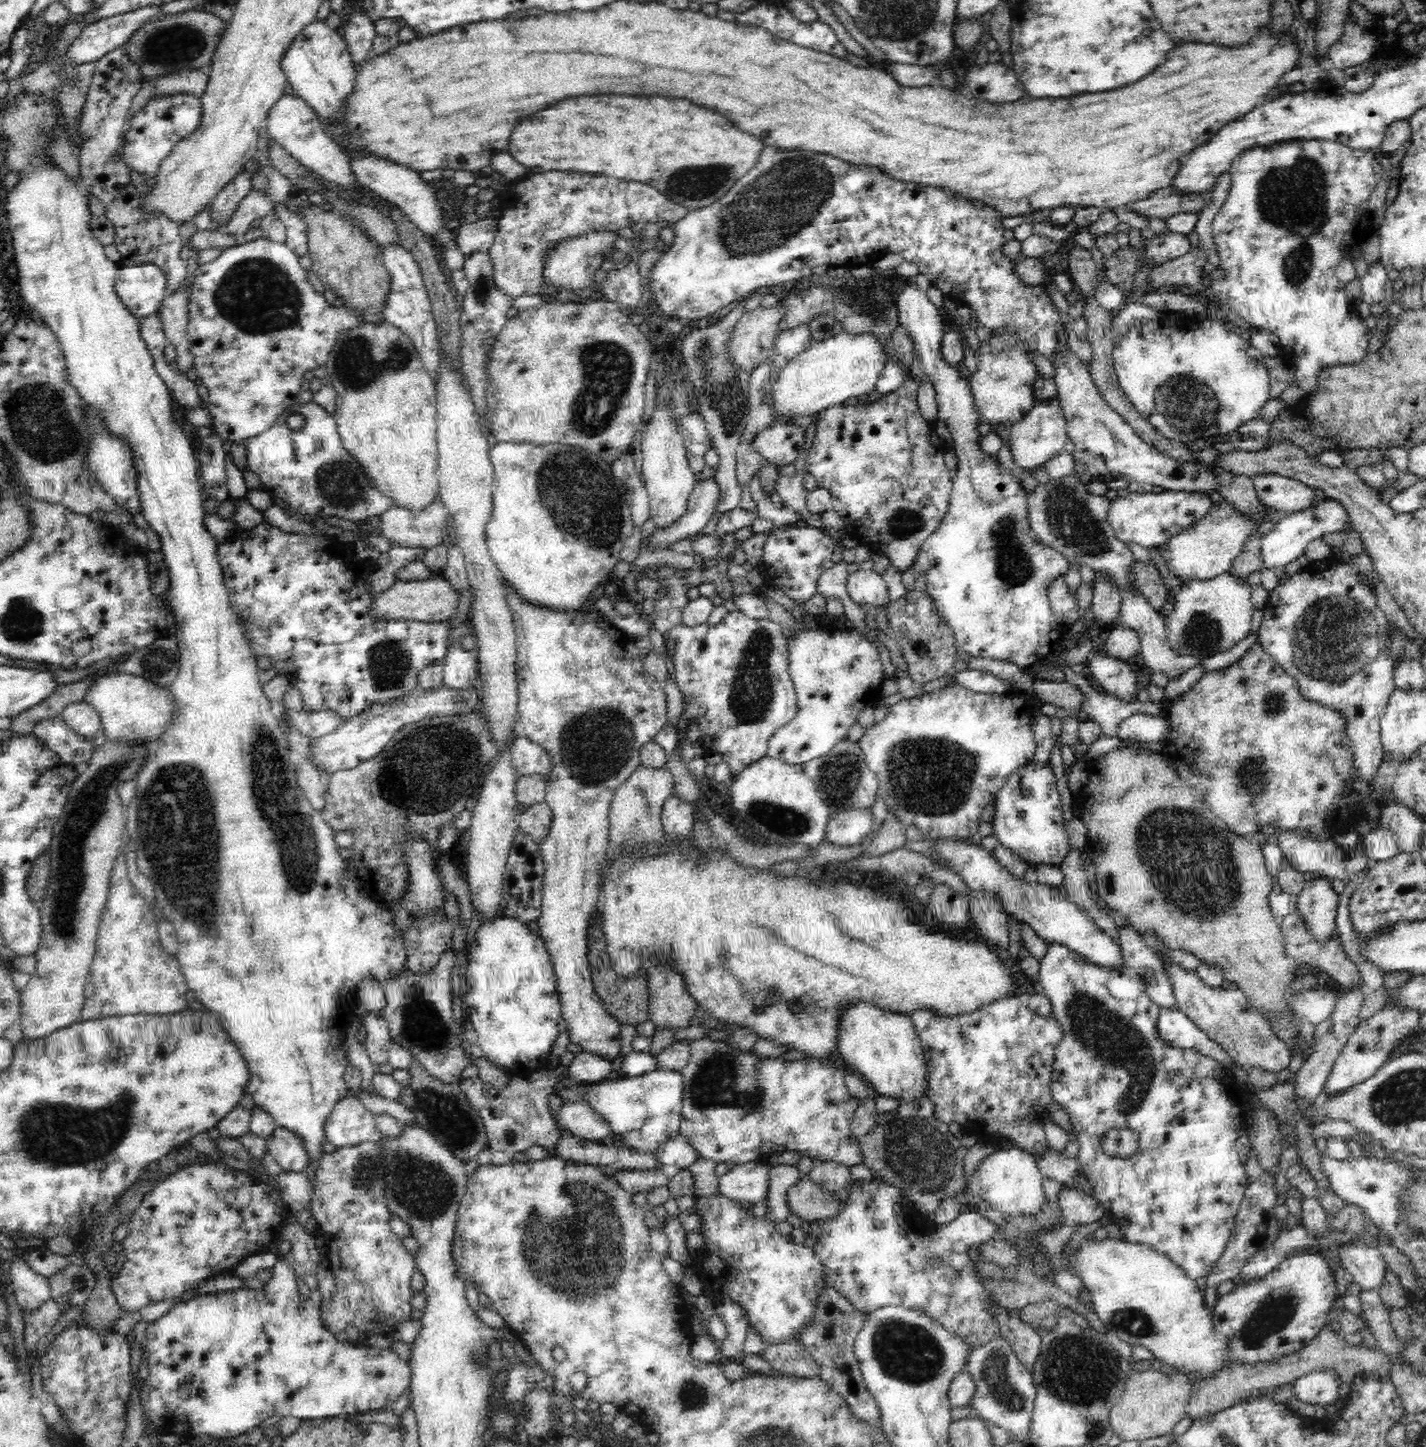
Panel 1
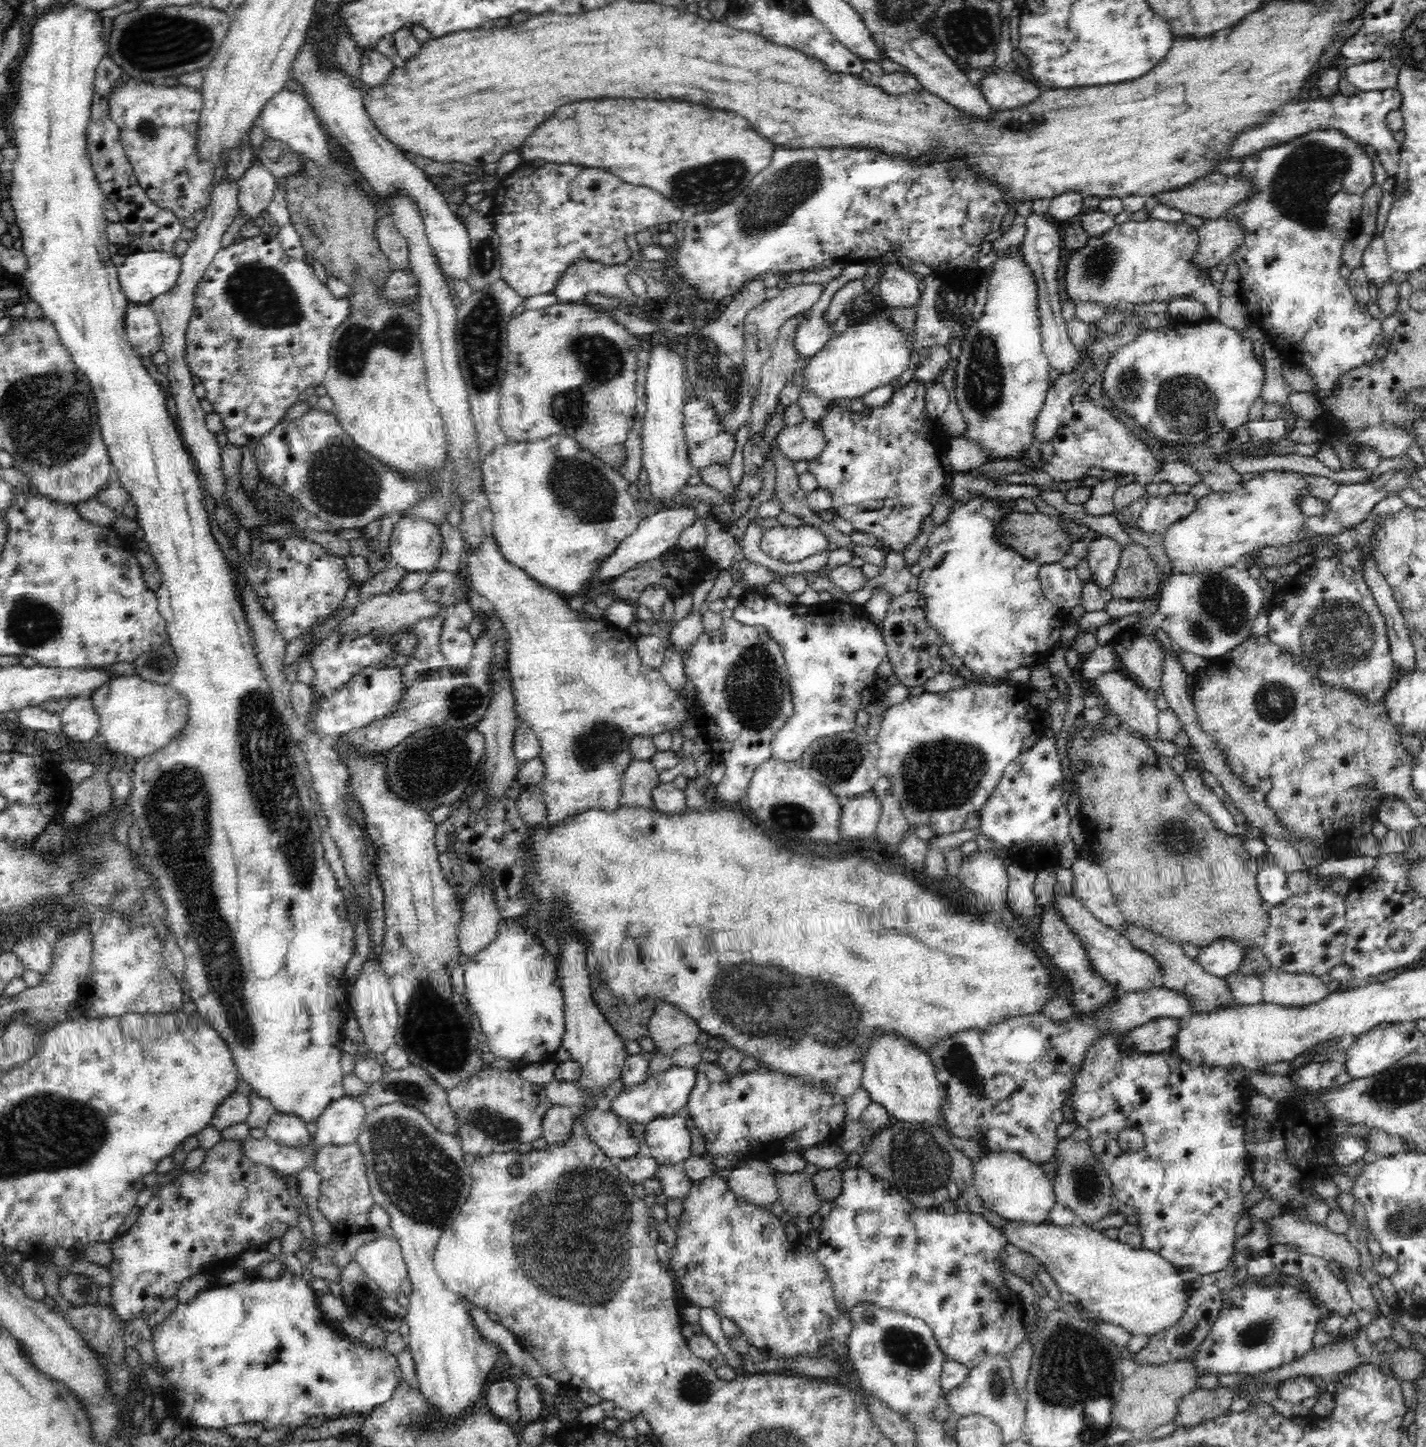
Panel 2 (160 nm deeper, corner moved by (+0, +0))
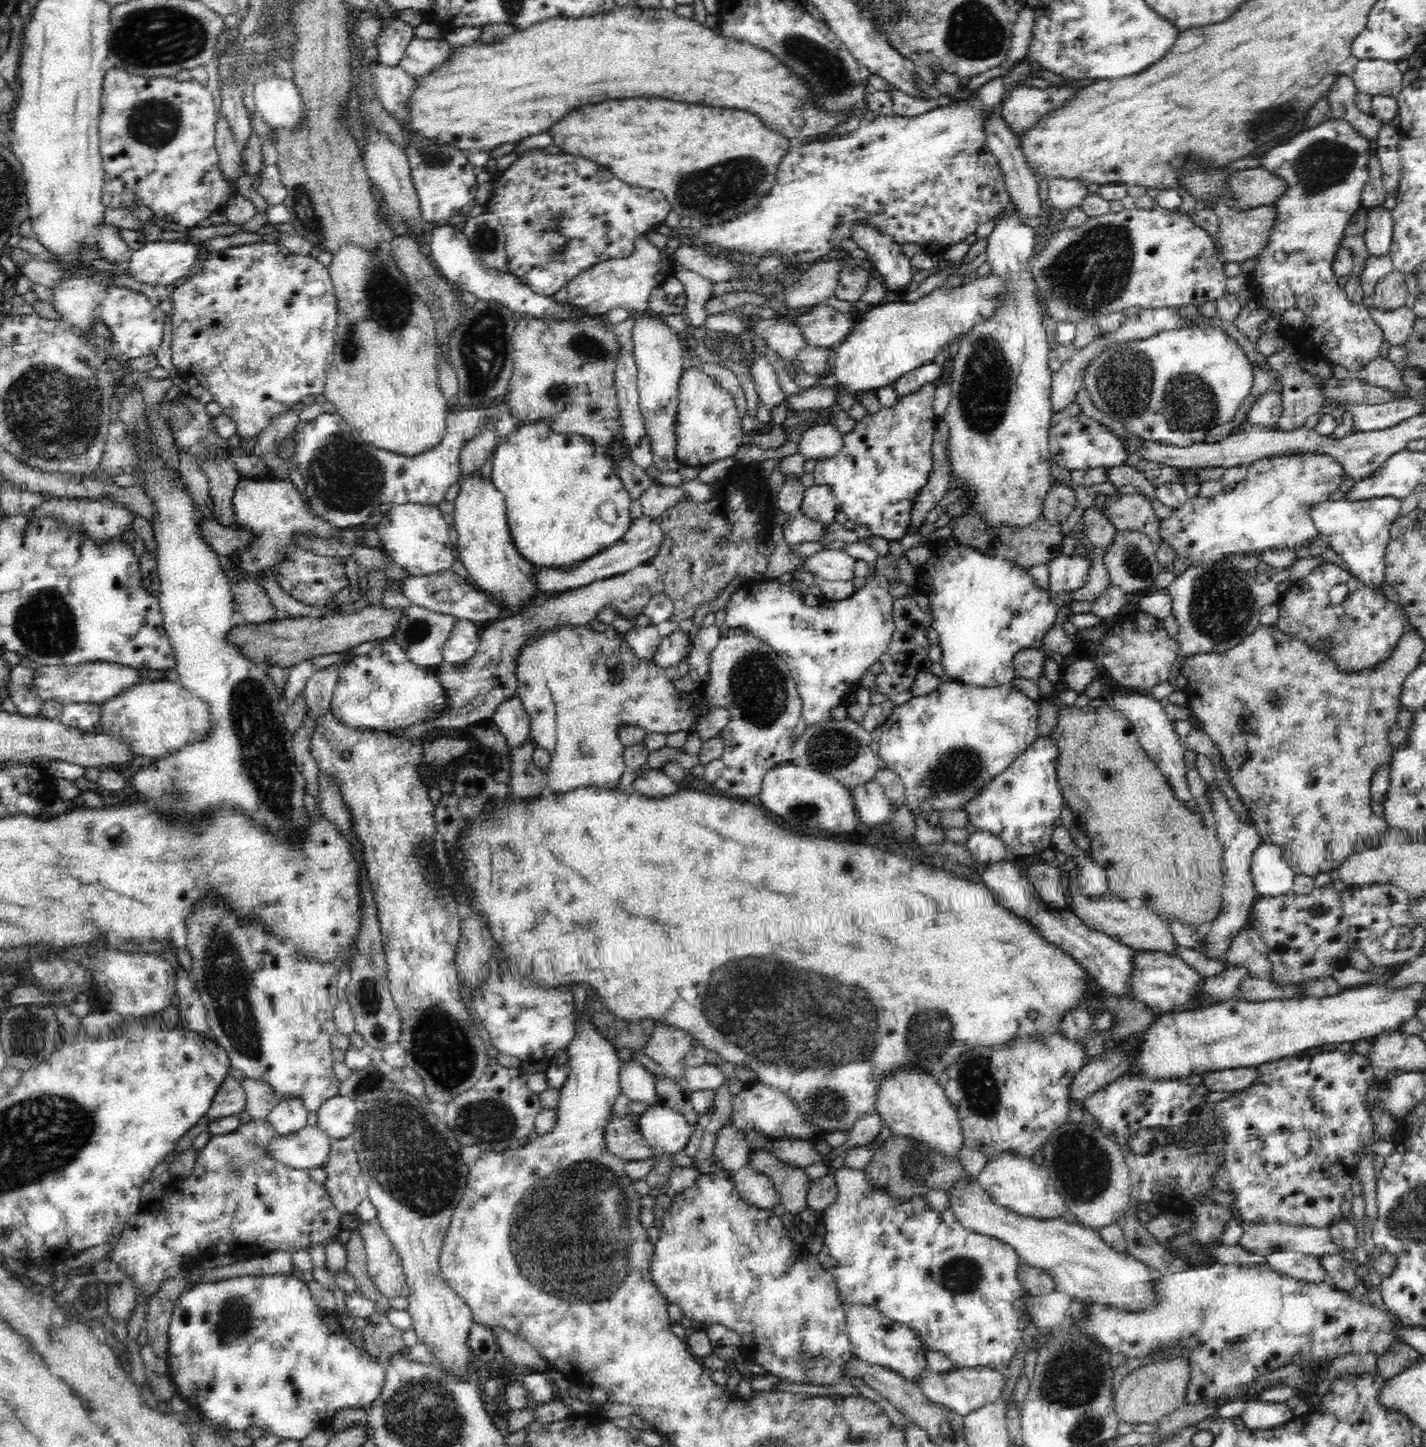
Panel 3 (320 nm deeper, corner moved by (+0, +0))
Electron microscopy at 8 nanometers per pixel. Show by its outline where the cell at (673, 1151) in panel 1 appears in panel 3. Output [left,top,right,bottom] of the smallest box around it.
[637,1103,694,1157]

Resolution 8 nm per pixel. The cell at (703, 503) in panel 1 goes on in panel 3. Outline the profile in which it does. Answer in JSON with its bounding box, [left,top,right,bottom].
[534,516,662,593]

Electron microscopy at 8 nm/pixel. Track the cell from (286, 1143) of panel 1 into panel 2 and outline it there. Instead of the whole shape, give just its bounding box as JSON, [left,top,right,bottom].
[265,1110,312,1147]

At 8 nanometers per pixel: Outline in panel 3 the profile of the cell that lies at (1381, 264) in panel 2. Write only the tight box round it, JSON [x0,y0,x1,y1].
[1365,204,1394,256]

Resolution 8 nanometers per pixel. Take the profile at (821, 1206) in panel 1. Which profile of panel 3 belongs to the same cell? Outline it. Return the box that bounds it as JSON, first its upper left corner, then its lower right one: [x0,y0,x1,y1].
[746,1149,811,1215]

